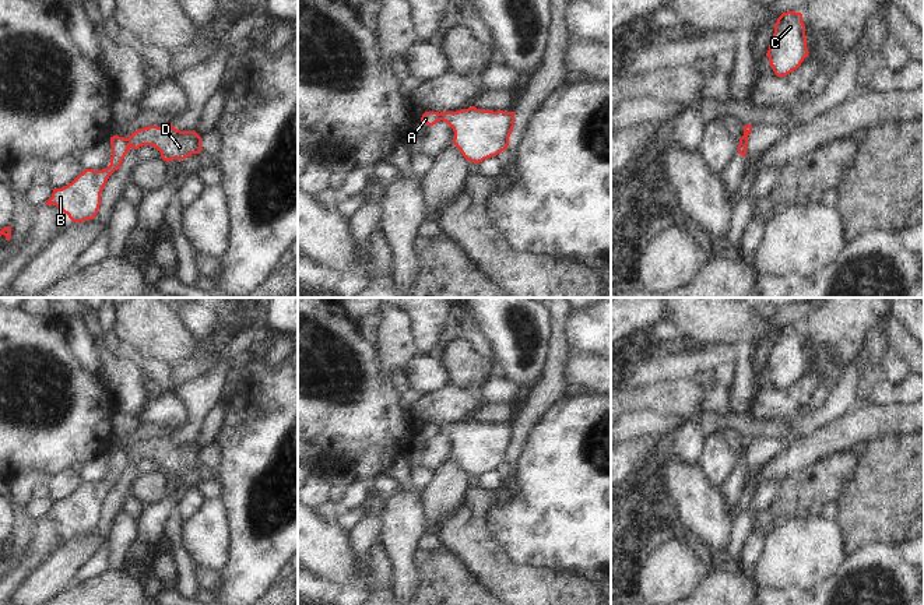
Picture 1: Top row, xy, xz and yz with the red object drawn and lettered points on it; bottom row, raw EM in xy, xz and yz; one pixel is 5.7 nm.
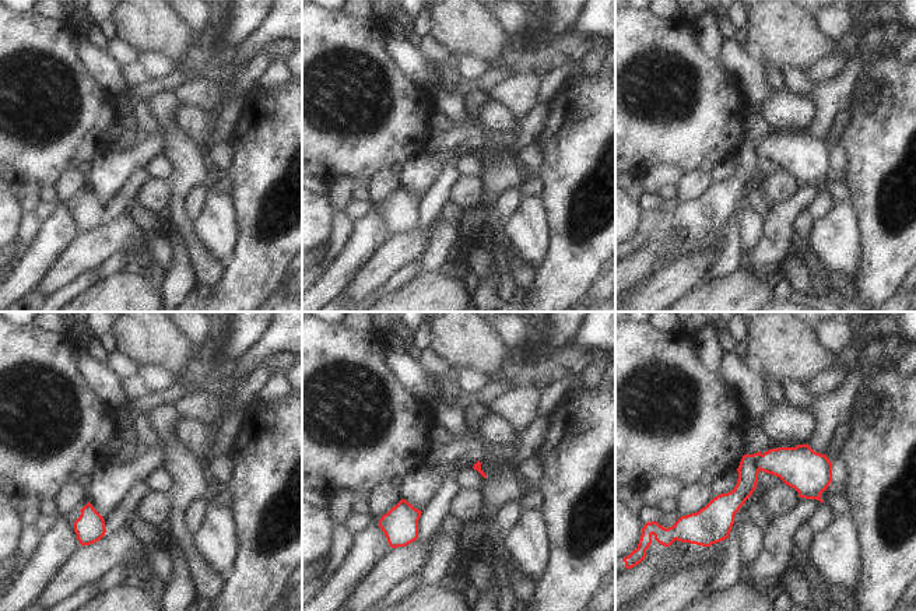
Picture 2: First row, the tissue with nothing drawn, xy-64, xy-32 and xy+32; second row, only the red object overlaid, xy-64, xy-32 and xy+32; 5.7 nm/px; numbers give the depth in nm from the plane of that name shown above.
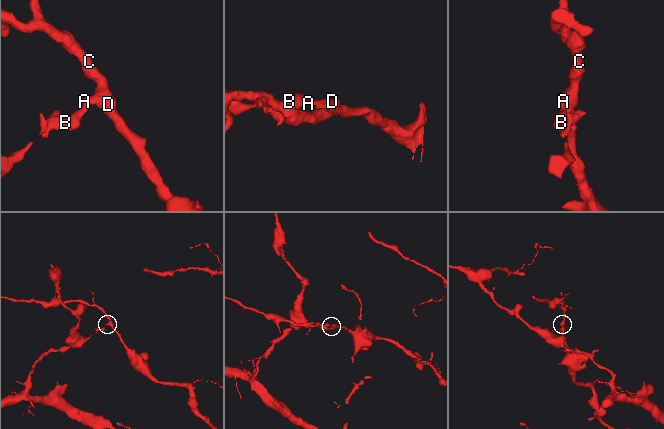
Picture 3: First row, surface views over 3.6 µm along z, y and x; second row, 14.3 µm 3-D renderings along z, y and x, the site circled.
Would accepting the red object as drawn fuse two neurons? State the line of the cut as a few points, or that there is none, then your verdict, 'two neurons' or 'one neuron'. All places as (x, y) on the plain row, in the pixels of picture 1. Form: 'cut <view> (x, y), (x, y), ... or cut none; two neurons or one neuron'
cut xy (126, 452), (129, 457); two neurons

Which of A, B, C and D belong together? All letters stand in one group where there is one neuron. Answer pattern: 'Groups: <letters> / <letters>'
Groups: A B / C D

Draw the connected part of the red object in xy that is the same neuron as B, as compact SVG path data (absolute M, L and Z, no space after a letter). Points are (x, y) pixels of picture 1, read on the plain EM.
M110 450L110 478L102 483L85 482L71 496L62 502L53 502L46 518L55 517L68 528L73 535L94 532L101 518L101 506L109 489L117 483L130 460L127 451Z

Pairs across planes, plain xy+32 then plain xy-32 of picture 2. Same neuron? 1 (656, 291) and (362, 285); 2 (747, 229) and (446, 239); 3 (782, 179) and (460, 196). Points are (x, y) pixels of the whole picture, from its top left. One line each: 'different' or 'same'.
1: same
2: same
3: same

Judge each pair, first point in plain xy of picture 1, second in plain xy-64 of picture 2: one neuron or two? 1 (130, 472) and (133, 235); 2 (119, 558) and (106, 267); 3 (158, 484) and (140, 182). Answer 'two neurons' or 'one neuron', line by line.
1: one neuron
2: one neuron
3: two neurons

